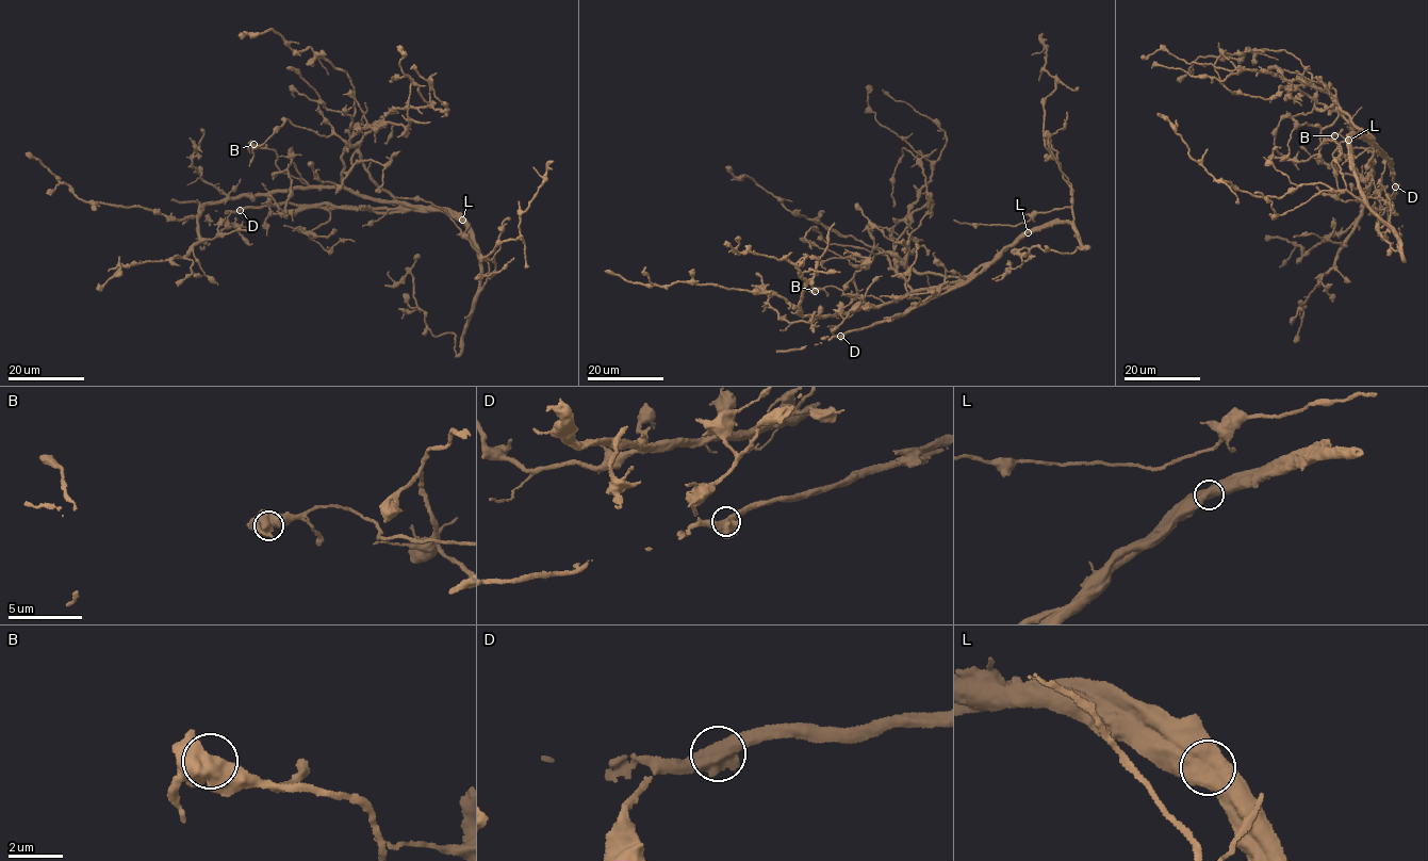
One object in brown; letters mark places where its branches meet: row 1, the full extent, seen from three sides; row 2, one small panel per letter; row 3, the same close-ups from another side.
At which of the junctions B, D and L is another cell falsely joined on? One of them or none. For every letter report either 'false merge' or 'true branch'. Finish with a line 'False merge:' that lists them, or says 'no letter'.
B: true branch
D: true branch
L: false merge
False merge: L

